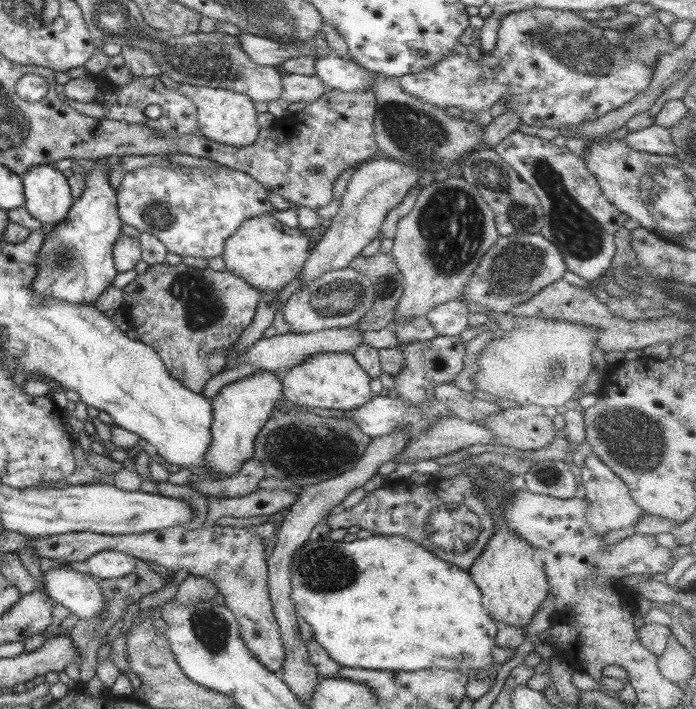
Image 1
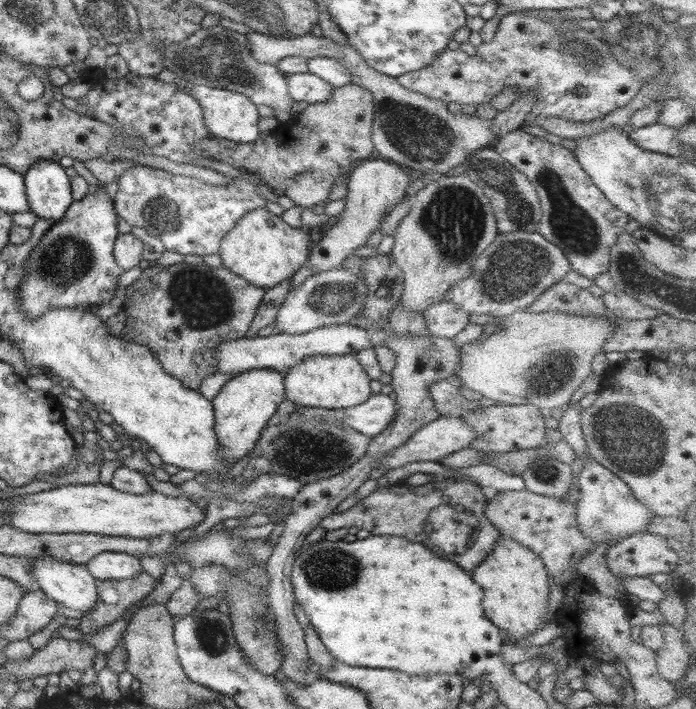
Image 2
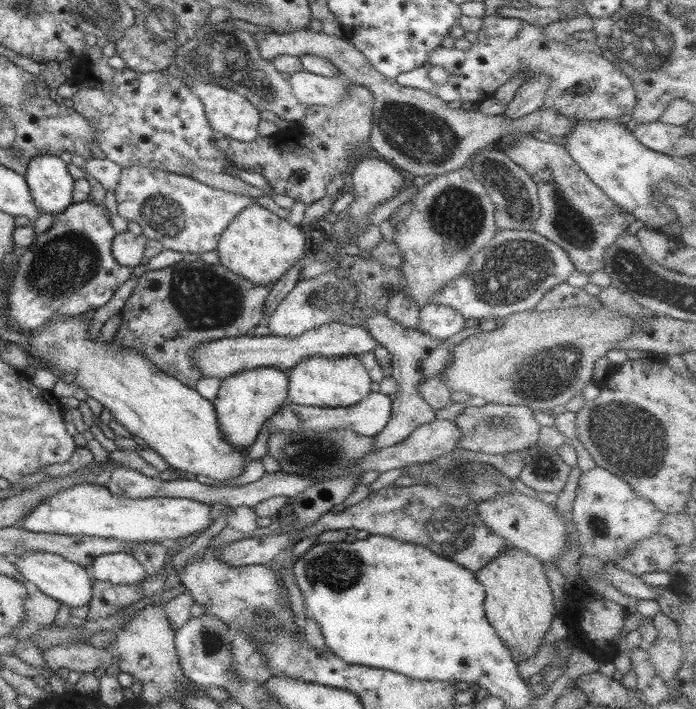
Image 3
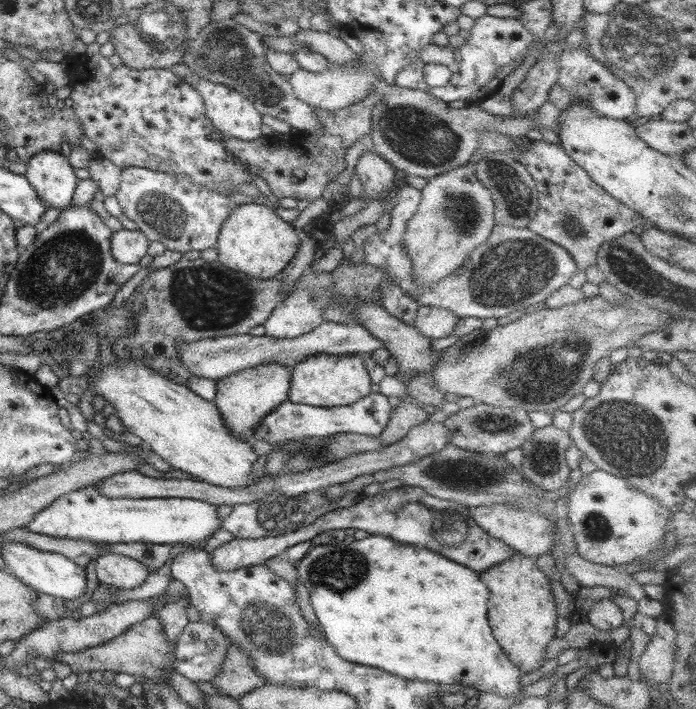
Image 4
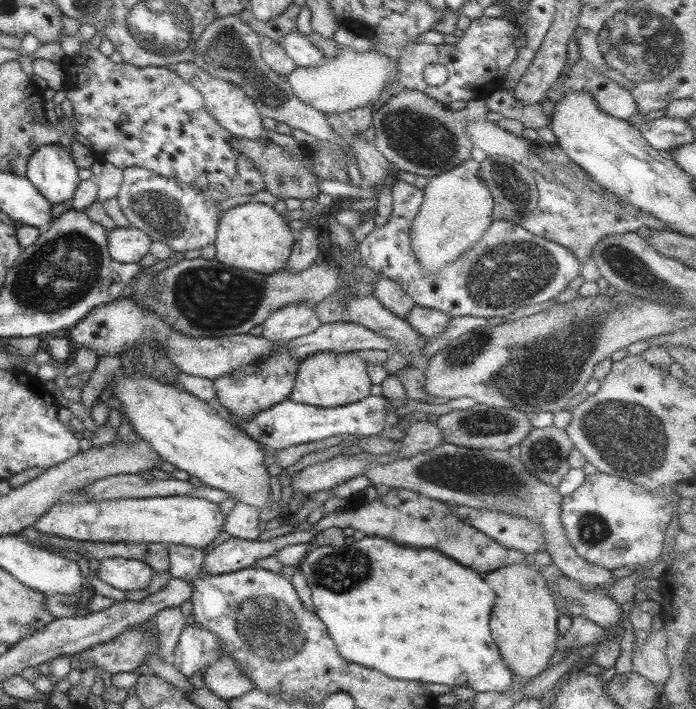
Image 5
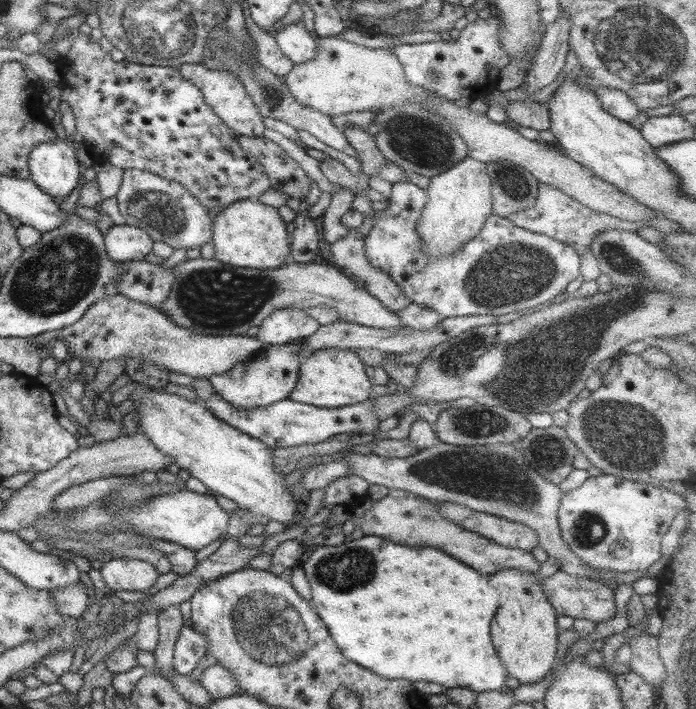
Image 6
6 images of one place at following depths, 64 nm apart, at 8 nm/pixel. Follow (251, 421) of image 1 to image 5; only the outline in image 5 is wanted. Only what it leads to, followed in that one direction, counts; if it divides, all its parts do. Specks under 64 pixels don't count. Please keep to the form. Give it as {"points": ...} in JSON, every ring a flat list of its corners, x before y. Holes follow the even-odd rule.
{"points":[[282,350,272,352,272,356,260,360,254,366,244,364,226,376,218,376,212,380,215,386,215,403,231,415,231,424,240,429,239,423,246,423,256,414,271,408,273,404,280,404,289,398,296,382,299,362,290,356,288,350]]}

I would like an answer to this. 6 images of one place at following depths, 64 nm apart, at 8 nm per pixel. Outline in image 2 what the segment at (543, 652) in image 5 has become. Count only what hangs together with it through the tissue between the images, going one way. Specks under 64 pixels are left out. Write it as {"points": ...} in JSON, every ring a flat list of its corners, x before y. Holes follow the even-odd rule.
{"points":[[506,535,500,536,492,553,472,571,472,578,484,592,482,606,486,616,501,633,514,639,514,644,524,643,531,633,549,623,548,575,540,556]]}

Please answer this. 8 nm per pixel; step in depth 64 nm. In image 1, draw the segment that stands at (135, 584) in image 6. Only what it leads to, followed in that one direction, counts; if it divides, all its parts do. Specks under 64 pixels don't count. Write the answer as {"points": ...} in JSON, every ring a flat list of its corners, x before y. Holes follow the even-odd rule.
{"points":[[108,551,98,552,86,561,90,568,90,574,95,578,115,579,130,576,135,568,141,565,136,558,122,552]]}

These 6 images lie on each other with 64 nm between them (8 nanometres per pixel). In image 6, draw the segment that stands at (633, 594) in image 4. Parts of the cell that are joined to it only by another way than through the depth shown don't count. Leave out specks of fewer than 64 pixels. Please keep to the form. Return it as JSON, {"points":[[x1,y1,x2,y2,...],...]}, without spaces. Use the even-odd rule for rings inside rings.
{"points":[[438,442,431,448,408,458,384,458,373,453,366,456,351,454,343,457,351,475,364,478,368,485,378,484,389,490,412,492,432,502,460,504,478,512,522,523,536,531,539,544,556,562,560,571,590,580,599,580,585,563,568,548,558,525,558,512,563,493,534,471,516,444,463,446]]}

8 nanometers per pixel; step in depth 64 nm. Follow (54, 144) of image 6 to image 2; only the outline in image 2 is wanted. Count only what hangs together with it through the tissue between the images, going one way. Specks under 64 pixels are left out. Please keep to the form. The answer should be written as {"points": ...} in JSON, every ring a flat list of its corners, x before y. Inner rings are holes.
{"points":[[38,160,24,174,30,211,38,218,60,221,73,203,71,180,59,162]]}

